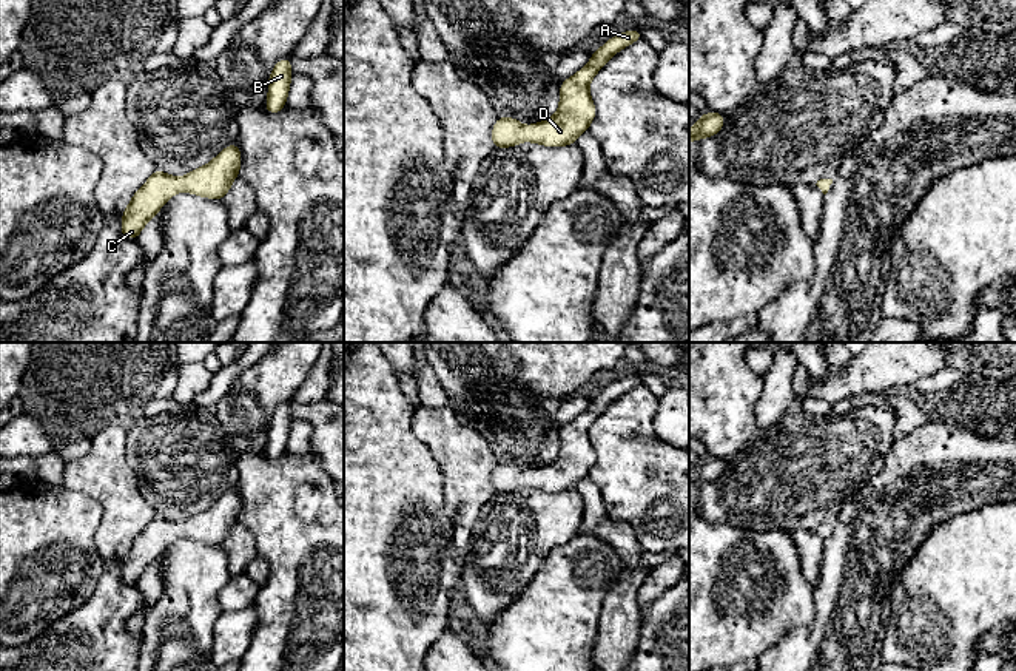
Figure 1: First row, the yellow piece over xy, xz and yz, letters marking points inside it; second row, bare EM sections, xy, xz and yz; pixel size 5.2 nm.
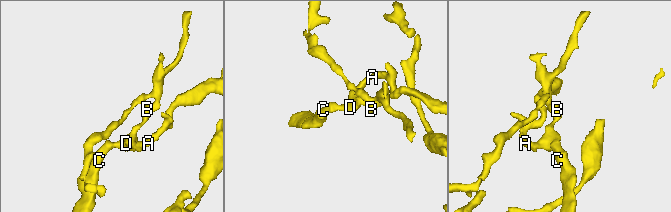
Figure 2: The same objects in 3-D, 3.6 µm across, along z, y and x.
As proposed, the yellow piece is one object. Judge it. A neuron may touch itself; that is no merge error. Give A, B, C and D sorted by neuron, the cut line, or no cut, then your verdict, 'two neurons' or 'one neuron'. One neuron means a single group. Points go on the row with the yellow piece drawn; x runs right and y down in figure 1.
A B C D | no cut | one neuron

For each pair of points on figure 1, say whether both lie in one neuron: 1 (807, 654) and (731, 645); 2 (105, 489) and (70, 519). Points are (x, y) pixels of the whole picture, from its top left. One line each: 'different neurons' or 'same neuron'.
1: different neurons
2: different neurons

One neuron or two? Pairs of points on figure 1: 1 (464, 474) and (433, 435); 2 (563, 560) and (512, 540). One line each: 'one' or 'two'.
1: one
2: two

